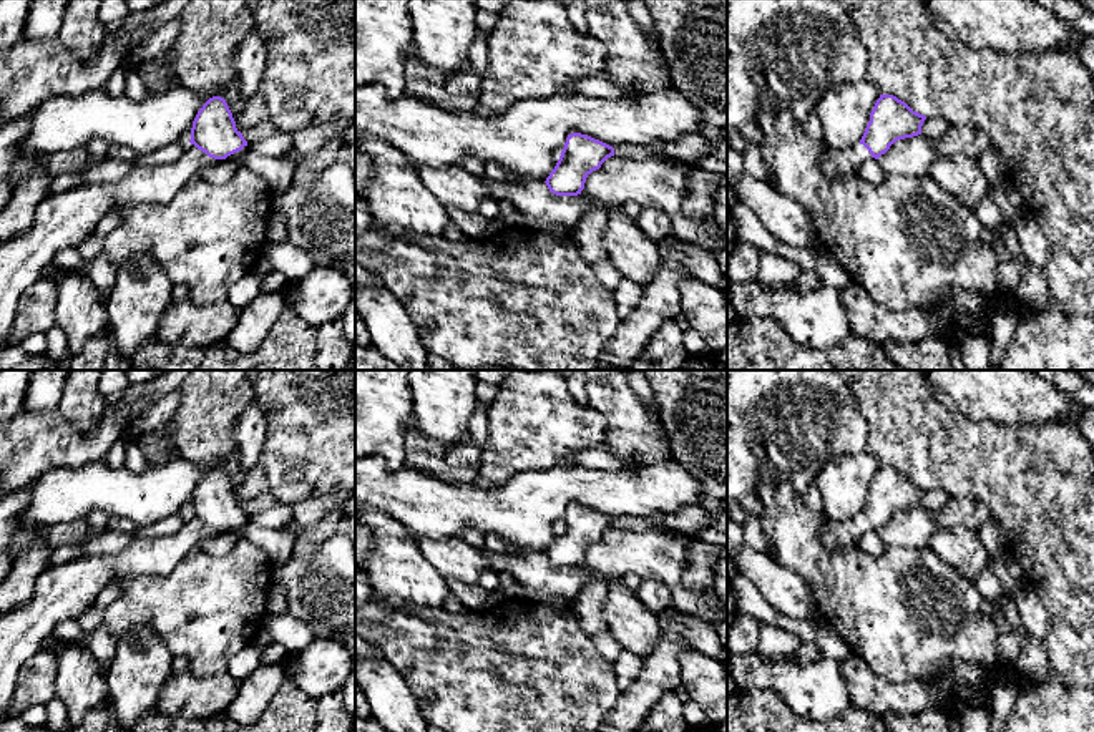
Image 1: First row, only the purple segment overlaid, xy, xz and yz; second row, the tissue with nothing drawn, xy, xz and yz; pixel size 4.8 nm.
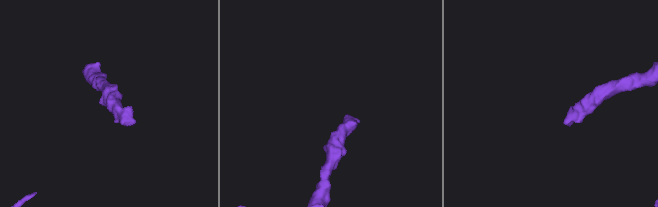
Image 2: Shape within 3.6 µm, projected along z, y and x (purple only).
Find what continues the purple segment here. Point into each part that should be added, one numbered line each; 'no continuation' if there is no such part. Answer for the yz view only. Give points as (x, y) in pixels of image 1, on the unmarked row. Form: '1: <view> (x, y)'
1: yz (837, 535)

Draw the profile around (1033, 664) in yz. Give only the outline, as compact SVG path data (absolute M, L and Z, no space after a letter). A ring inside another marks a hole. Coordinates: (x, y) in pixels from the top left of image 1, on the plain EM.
M1019 627L1019 656L1016 672L1029 682L1044 682L1049 677L1049 659L1043 639Z

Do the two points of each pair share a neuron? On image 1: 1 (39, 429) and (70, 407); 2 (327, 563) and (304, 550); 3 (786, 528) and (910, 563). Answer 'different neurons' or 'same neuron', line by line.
1: different neurons
2: different neurons
3: same neuron

